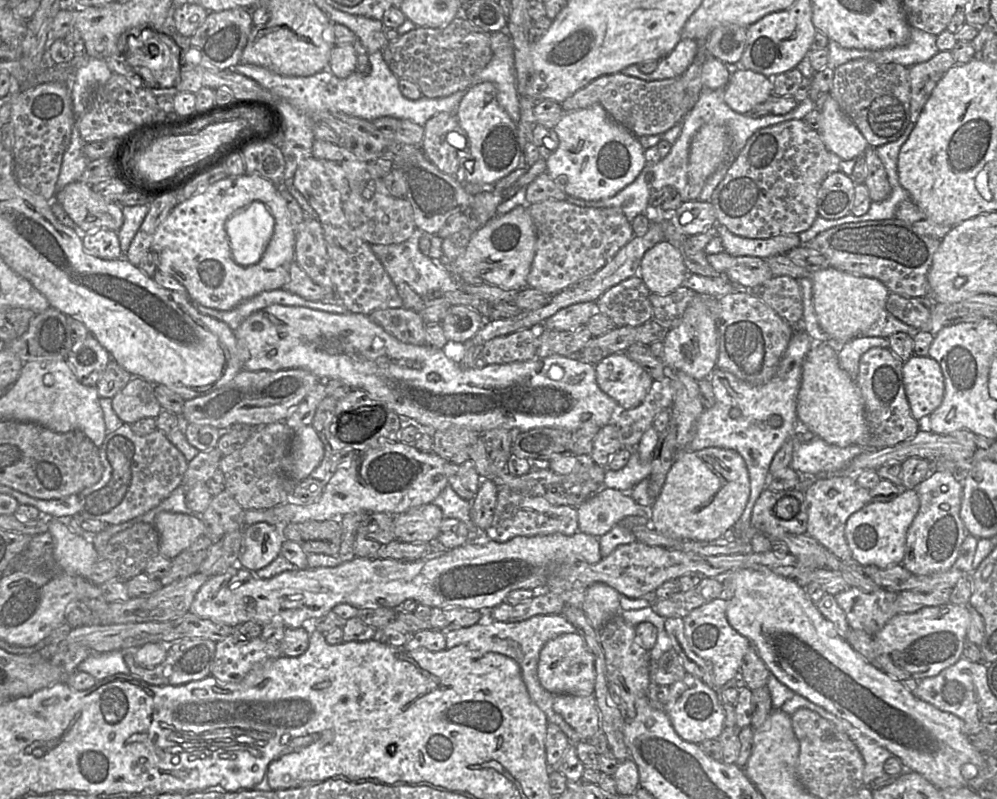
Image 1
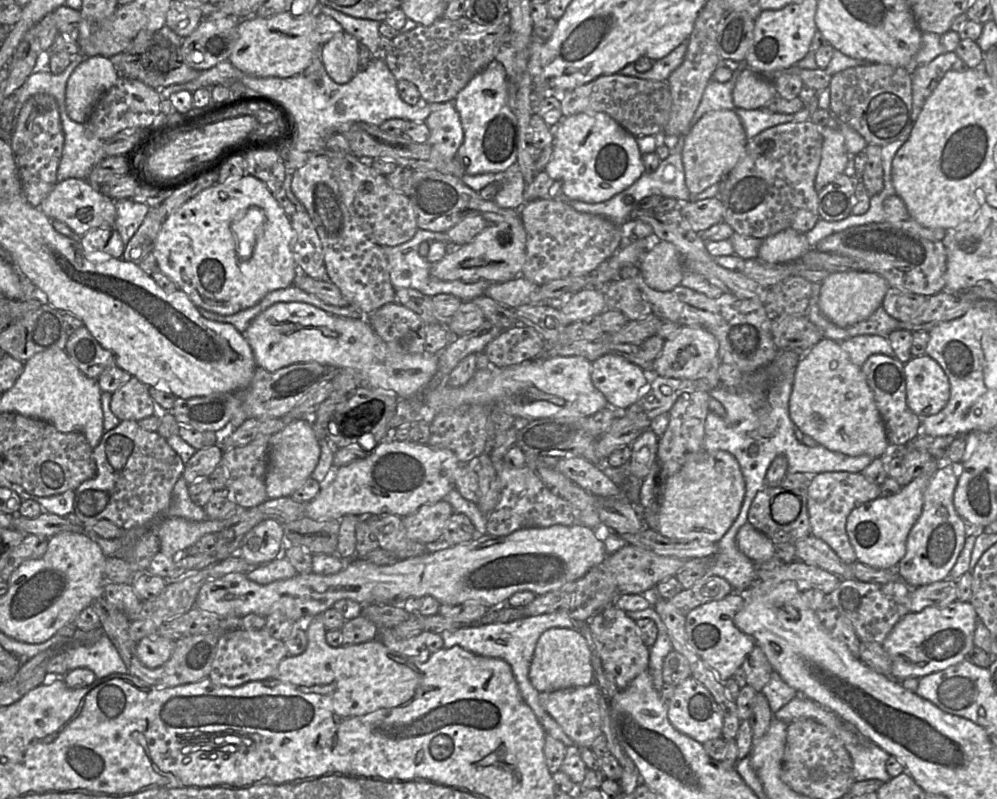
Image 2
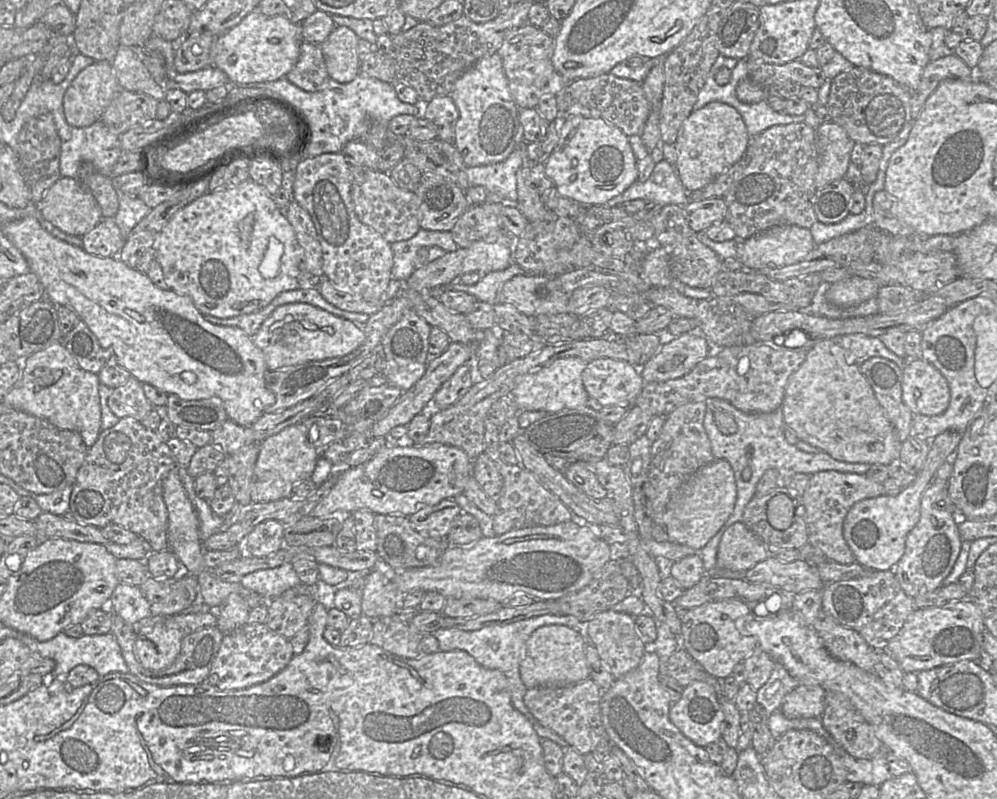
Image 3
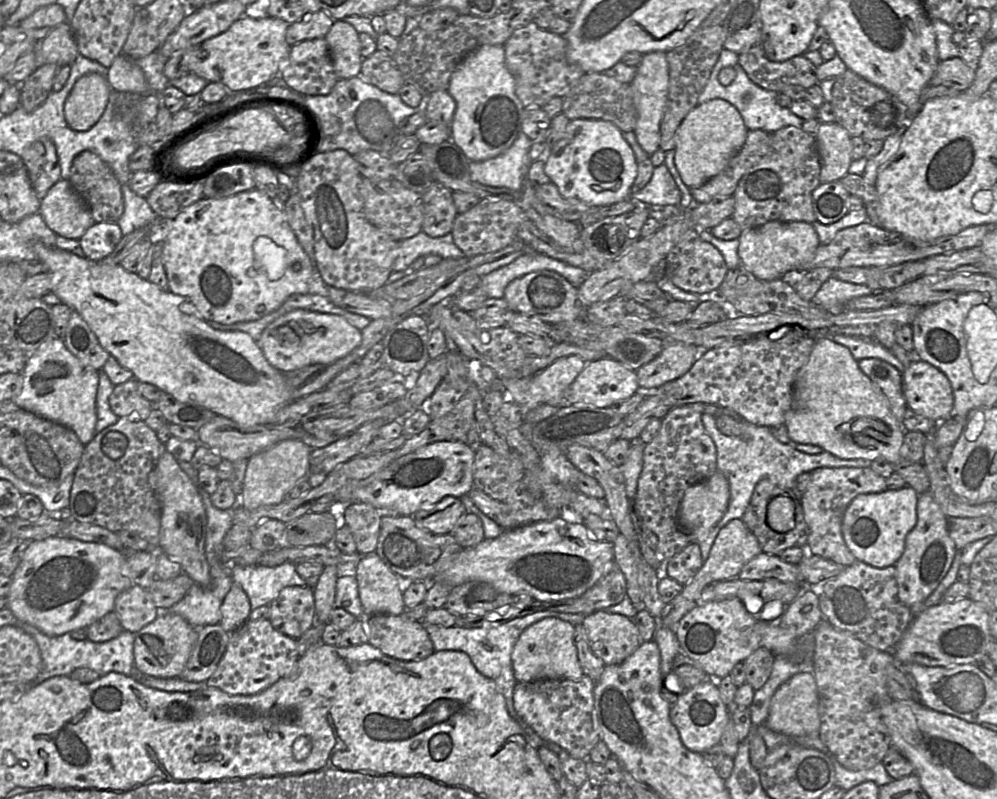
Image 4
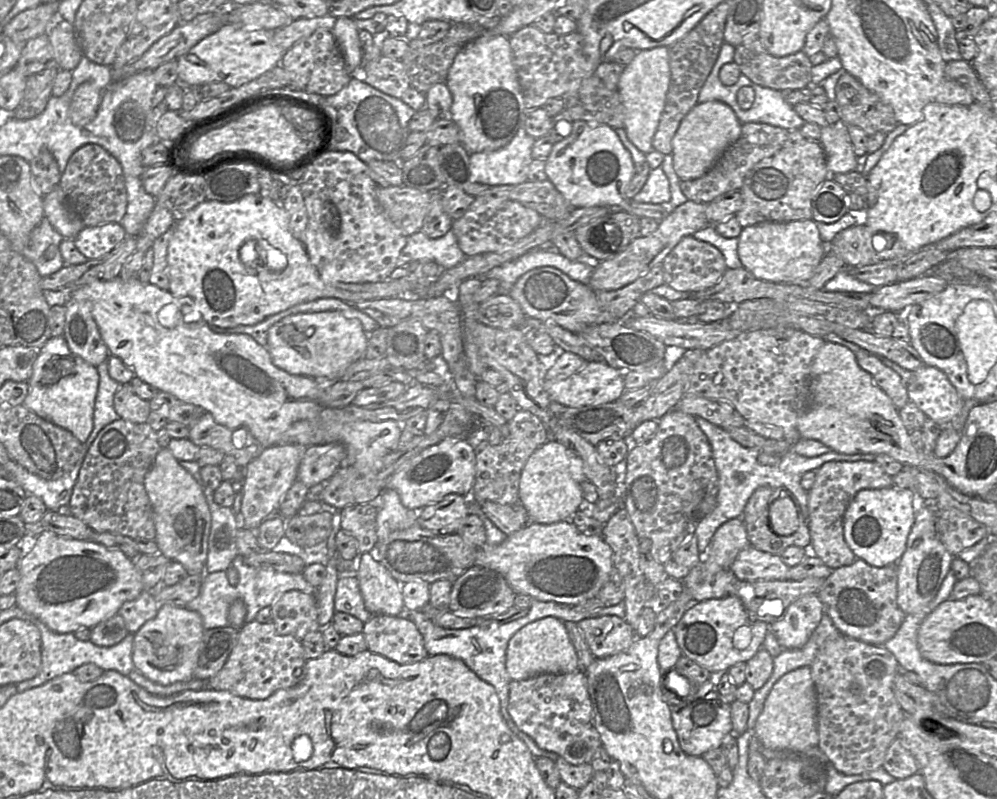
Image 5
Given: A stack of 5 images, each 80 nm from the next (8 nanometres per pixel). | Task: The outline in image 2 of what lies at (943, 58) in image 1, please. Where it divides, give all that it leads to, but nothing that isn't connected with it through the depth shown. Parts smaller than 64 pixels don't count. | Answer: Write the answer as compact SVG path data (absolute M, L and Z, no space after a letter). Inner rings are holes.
M946 52L931 62L911 68L912 111L911 121L916 122L926 100L938 85L939 81L950 70L962 71L966 68L958 55Z

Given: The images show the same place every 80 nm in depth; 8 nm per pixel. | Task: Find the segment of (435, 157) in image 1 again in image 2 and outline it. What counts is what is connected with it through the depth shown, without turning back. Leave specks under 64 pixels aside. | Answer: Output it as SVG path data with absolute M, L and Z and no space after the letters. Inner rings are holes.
M453 102L441 103L440 108L434 110L425 121L429 129L426 142L445 158L455 158L464 140L459 113Z

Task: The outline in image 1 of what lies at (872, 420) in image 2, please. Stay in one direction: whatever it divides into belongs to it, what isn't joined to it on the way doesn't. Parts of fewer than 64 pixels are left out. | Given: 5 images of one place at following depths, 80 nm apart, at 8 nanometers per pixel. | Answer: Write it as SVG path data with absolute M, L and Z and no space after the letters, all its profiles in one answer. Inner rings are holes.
M816 342L814 343L810 351L807 353L802 365L801 383L800 383L800 387L797 395L797 403L796 403L796 414L801 427L804 427L805 429L811 431L812 433L815 434L815 436L823 439L825 442L829 444L836 445L839 447L860 445L864 447L864 449L877 449L877 448L871 448L871 436L865 419L864 401L861 392L856 382L853 381L850 375L840 367L838 362L838 350L836 350L836 348L833 347L833 344L829 344L828 342Z

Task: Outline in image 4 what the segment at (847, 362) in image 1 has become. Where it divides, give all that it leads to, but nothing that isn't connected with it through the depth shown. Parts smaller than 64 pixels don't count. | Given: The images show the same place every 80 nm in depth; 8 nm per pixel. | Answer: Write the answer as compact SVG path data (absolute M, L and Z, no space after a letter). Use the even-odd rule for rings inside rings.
M834 335L829 337L836 343L847 347L856 361L865 358L877 358L888 362L902 374L905 366L901 361L886 347L874 338L863 338L859 336Z

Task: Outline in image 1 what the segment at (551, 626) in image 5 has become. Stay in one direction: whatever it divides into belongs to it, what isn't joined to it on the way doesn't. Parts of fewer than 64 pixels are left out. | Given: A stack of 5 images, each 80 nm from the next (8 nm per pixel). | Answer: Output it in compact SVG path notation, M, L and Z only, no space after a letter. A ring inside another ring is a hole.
M578 632L561 634L543 646L540 651L537 674L542 687L554 695L594 695L594 658Z

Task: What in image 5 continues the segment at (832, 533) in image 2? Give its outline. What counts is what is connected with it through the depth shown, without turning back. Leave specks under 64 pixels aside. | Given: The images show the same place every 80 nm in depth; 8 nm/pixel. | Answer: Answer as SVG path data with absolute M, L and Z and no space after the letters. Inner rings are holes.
M830 461L816 471L812 488L808 491L808 522L810 532L809 552L819 557L831 569L850 565L856 556L847 545L843 534L845 511L862 489L882 489L893 486L893 477L874 461Z

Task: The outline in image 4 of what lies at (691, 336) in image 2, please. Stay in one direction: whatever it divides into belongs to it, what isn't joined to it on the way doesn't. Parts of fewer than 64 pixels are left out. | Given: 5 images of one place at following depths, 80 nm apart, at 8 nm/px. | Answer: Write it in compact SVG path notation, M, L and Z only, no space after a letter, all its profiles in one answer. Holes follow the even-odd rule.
M683 342L666 343L655 359L635 371L640 389L654 390L683 376L701 351L698 347Z

